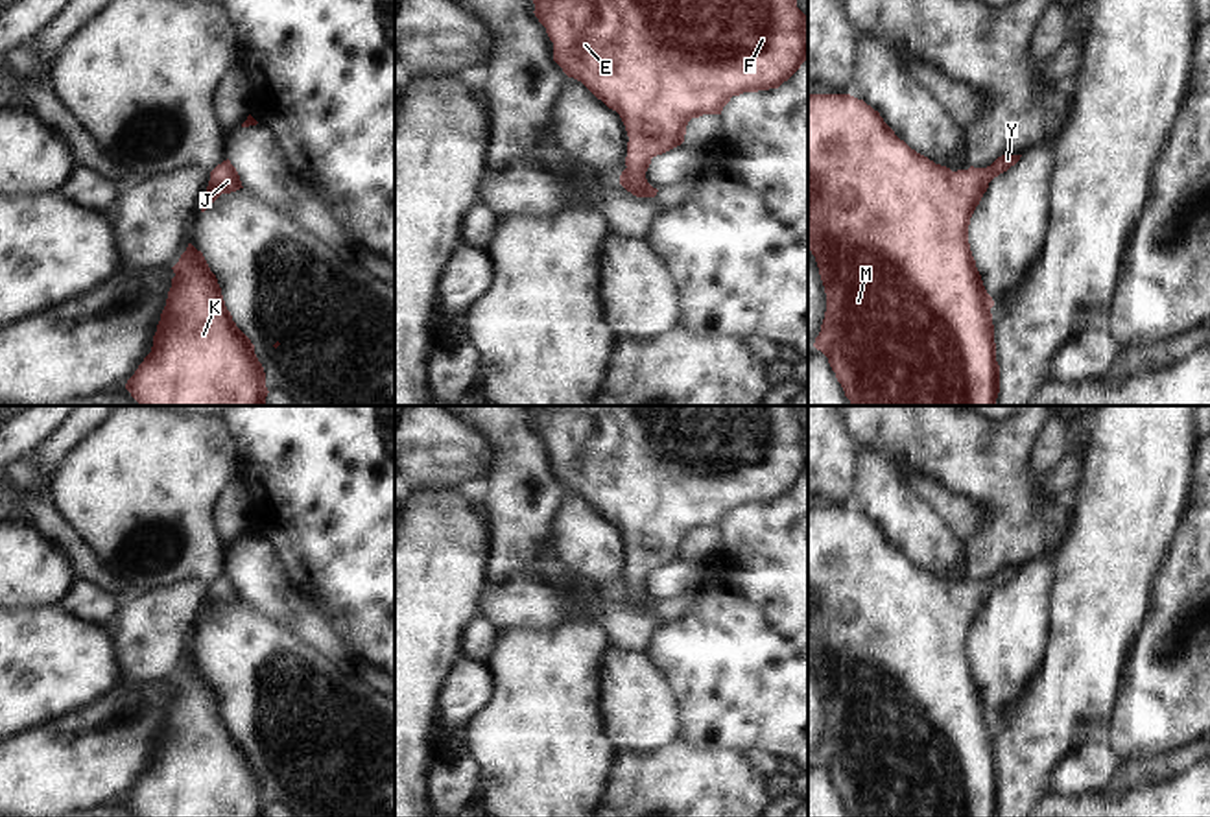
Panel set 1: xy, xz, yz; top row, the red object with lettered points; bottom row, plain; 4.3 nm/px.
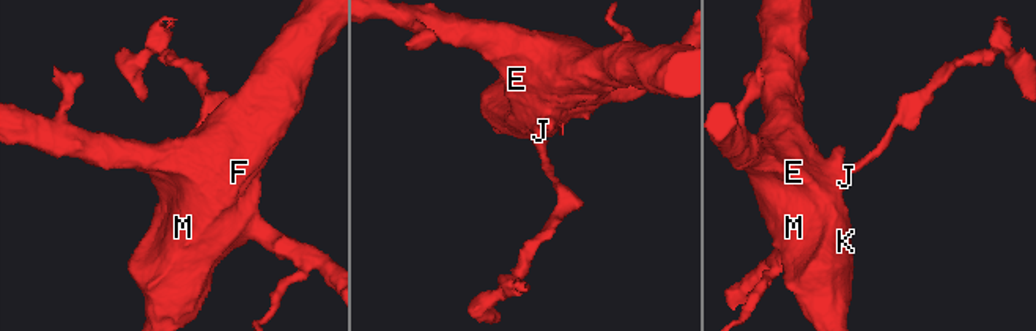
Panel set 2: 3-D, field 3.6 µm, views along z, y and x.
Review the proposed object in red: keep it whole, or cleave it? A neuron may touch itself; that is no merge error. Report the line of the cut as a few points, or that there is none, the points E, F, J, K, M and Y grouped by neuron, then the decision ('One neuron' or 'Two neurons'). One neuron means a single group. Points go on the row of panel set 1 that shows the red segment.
No split. Groups: E F J K M Y. One neuron

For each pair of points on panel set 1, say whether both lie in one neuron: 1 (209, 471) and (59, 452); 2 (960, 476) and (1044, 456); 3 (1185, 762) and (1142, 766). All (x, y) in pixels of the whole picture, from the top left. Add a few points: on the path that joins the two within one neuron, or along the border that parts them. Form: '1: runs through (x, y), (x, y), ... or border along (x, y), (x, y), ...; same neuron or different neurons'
1: border along (98, 425), (63, 460), (52, 478); different neurons
2: border along (1044, 425), (1037, 441), (1035, 465), (1046, 473); different neurons
3: runs through (1174, 762), (1153, 766); same neuron

